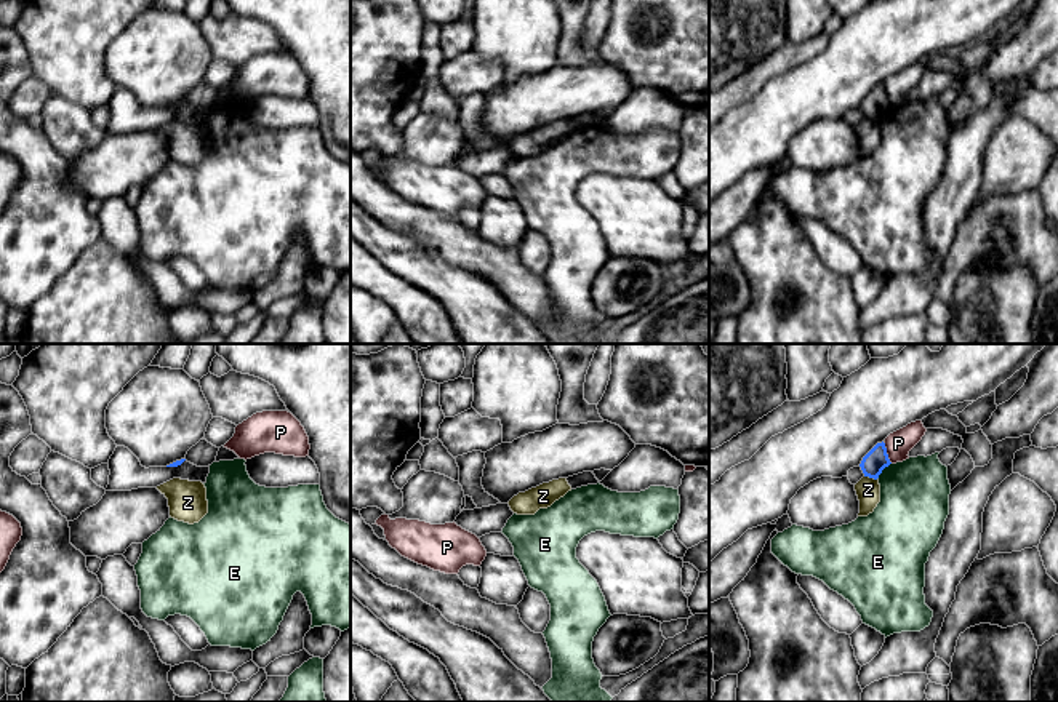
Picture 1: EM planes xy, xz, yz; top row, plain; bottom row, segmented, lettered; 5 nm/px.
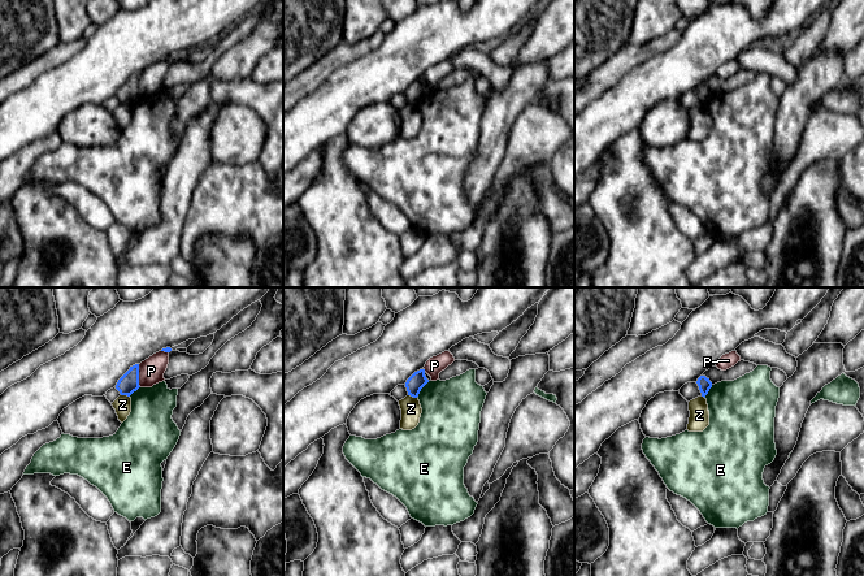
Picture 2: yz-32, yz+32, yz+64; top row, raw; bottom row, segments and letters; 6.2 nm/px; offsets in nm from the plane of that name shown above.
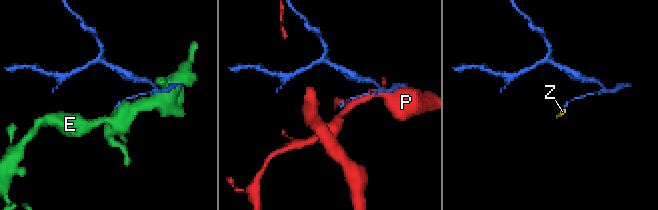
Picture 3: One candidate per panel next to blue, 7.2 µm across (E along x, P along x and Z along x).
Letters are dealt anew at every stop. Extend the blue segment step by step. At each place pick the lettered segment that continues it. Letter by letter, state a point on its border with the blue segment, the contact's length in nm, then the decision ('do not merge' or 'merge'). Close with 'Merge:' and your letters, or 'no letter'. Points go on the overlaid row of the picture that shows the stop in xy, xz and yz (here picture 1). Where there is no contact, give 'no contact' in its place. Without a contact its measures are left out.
E: yz (882, 469) | 120 nm | do not merge
P: yz (885, 453) | 120 nm | do not merge
Z: yz (871, 477) | 70 nm | do not merge
Merge: no letter

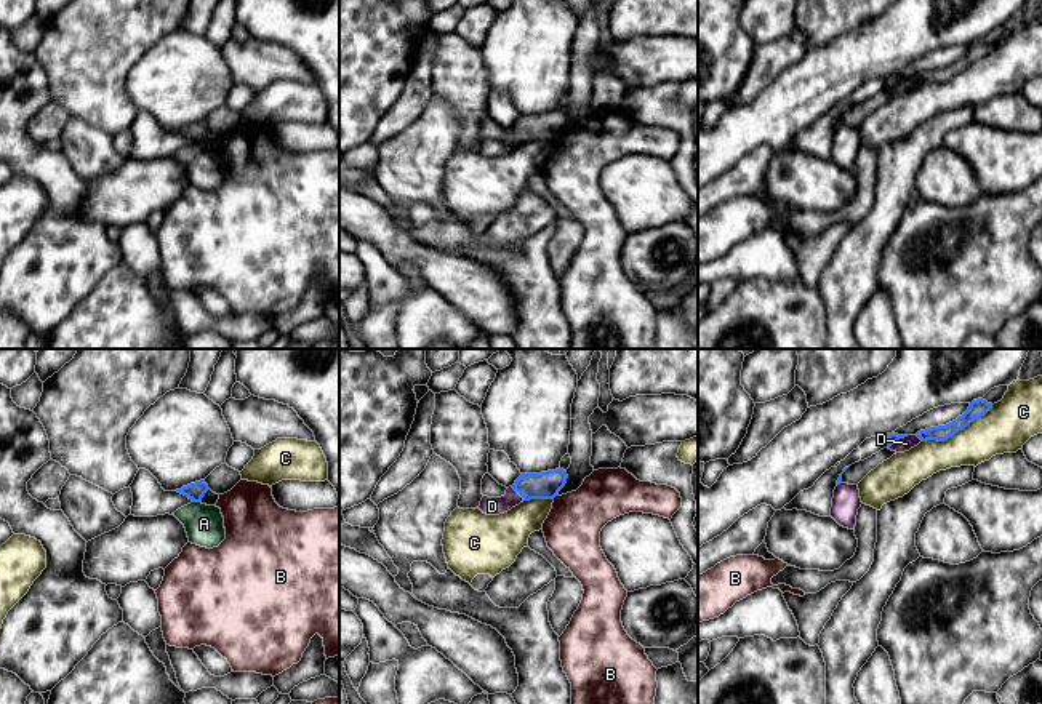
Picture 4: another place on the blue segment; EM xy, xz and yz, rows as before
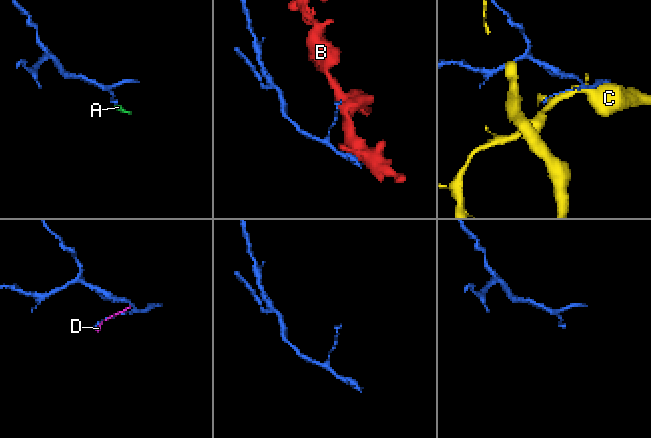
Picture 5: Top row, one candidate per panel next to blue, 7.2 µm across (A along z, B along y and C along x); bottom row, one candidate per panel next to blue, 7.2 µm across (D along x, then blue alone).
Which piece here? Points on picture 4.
A: xy (197, 501) | 30 nm | do not merge
B: xz (554, 496) | 30 nm | do not merge
C: yz (957, 431) | 400 nm | do not merge
D: xz (517, 492) | 100 nm | do not merge
Merge: no letter

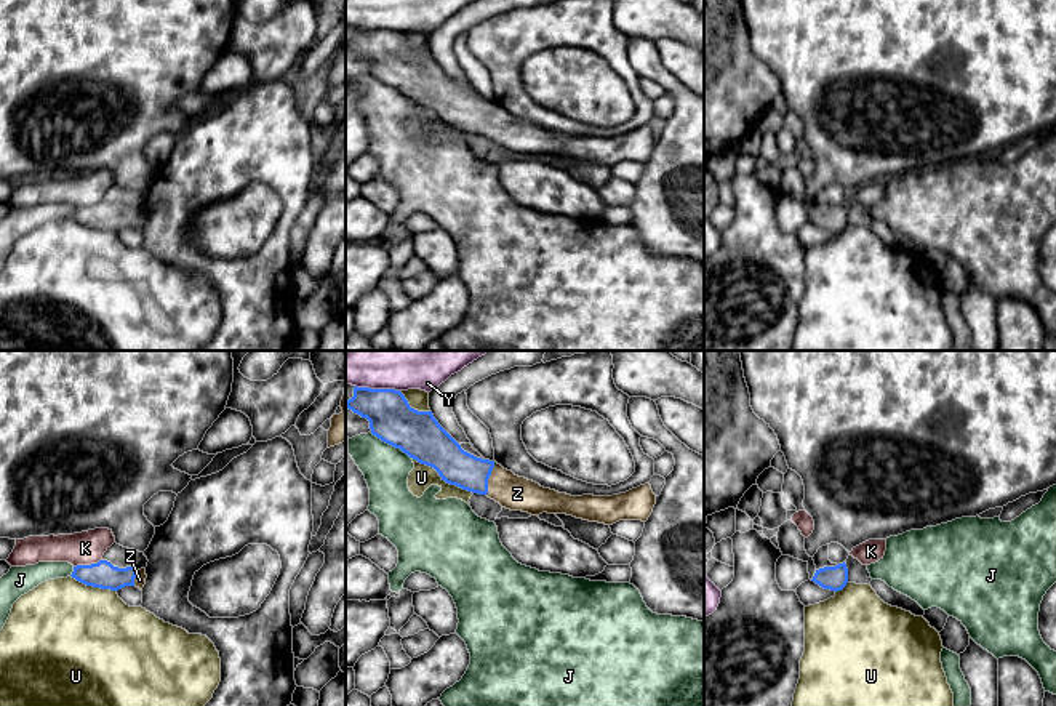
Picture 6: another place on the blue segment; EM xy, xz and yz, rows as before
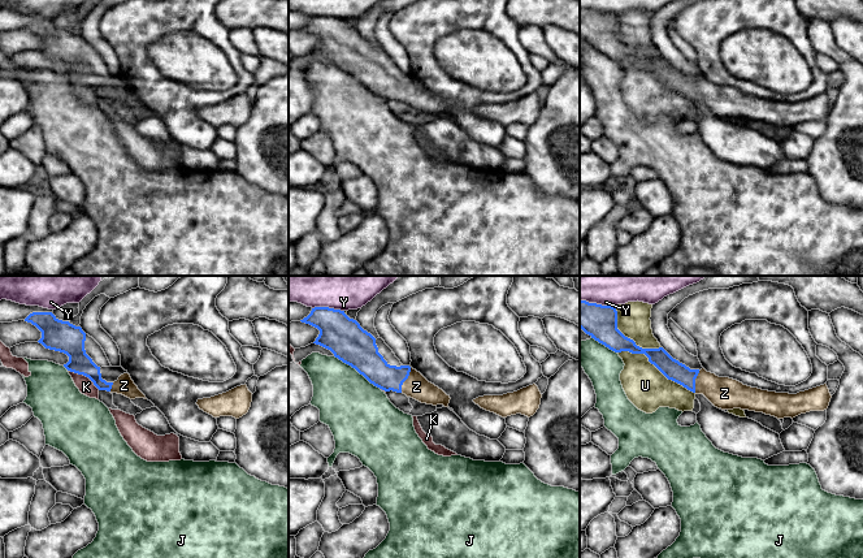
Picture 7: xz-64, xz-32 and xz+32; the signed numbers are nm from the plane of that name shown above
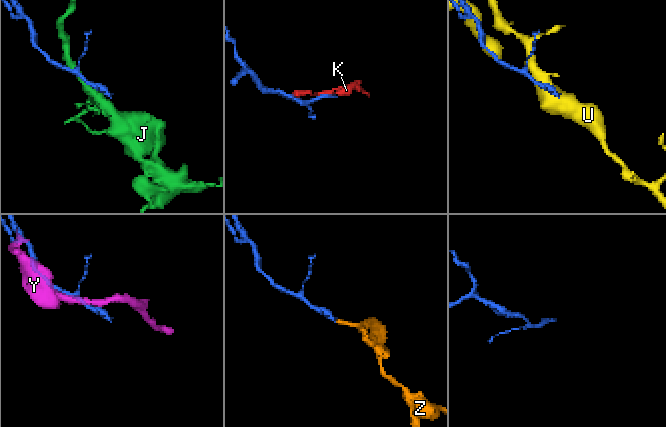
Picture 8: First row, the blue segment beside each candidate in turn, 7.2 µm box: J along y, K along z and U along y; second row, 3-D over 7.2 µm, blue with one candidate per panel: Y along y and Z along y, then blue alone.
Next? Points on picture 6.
J: xz (391, 444) | 240 nm | do not merge
K: xy (87, 565) | 150 nm | do not merge
U: xz (442, 477) | 360 nm | do not merge
Y: xz (378, 389) | 220 nm | do not merge
Z: xz (488, 477) | 180 nm | merge
Merge: Z

